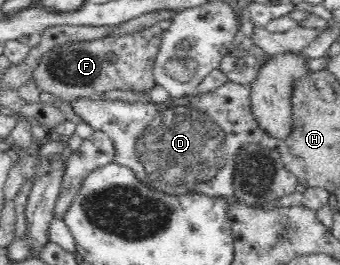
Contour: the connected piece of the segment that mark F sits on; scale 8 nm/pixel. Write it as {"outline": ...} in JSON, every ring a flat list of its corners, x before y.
{"outline":[[158,24,139,31,119,35,75,41,54,47,46,53,32,73,32,80,42,92,55,96,57,103,75,104,83,98,93,99,109,90,131,90,149,93,157,85,155,62,161,52,164,30]]}

